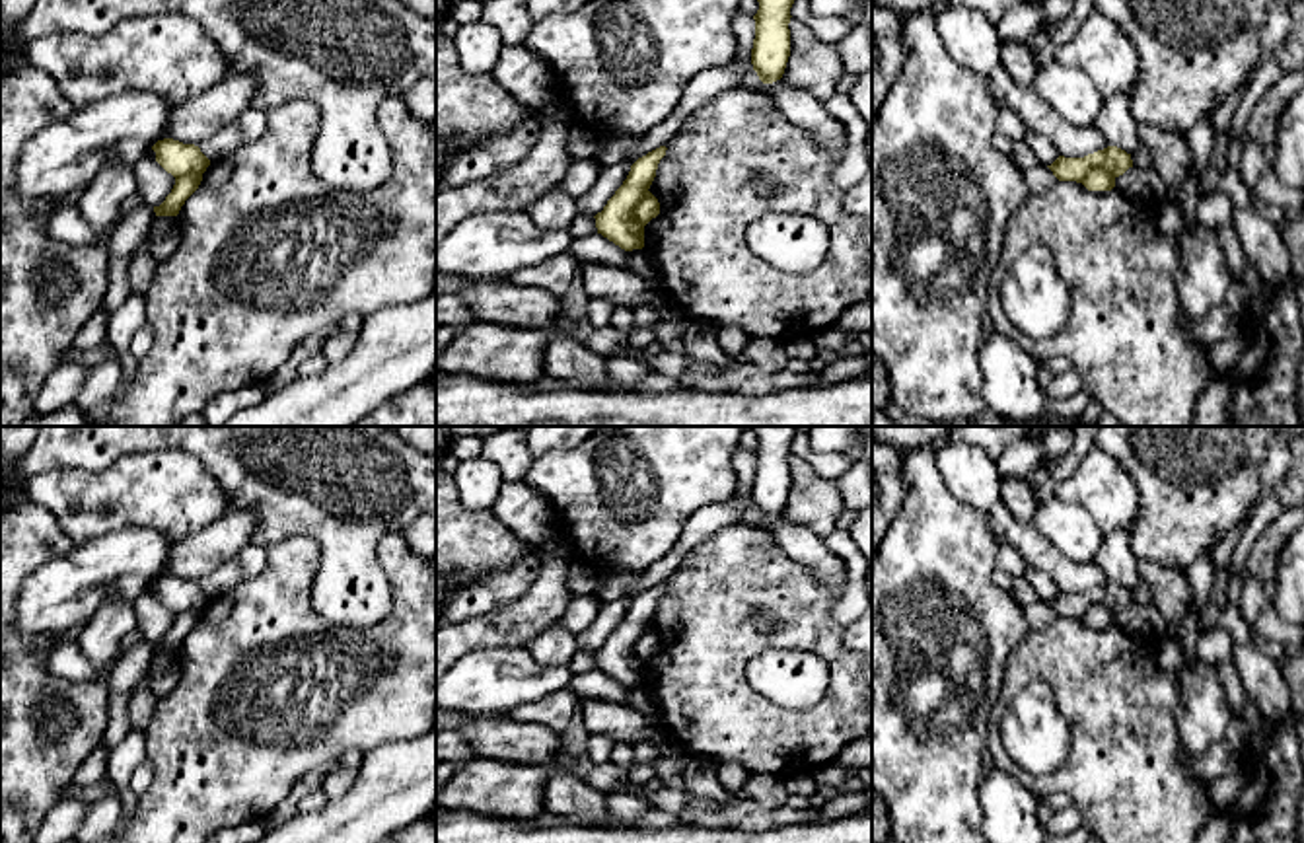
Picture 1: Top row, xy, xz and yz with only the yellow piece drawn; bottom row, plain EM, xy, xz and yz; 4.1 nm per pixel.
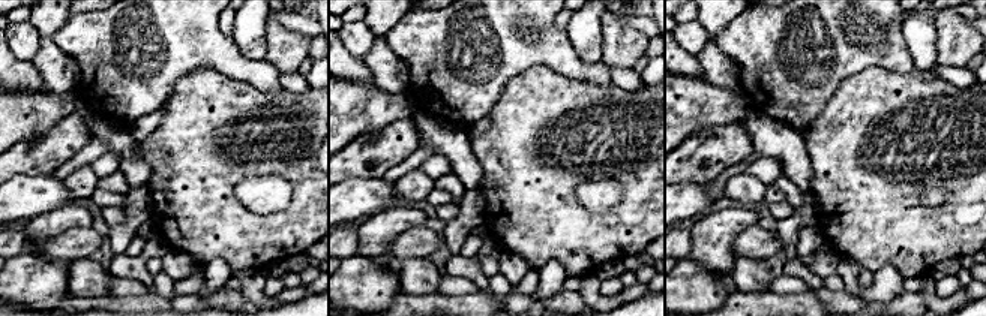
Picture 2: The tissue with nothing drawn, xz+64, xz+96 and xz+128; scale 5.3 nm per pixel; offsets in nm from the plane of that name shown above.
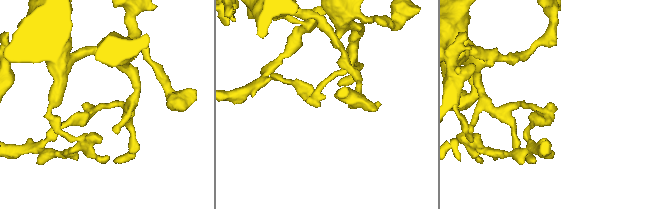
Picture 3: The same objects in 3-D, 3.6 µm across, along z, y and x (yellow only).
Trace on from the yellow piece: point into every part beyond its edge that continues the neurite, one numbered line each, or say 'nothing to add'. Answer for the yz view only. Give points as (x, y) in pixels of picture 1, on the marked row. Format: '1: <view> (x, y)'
nothing to add

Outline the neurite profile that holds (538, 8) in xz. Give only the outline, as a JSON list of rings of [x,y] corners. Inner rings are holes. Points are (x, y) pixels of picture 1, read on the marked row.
[[[527,0],[527,12],[533,21],[539,21],[545,16],[568,14],[586,2],[590,0]]]

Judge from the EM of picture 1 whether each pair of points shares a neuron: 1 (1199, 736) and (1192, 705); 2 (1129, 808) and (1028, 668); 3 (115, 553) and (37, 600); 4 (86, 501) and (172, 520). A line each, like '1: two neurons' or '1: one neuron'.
1: one neuron
2: one neuron
3: one neuron
4: one neuron

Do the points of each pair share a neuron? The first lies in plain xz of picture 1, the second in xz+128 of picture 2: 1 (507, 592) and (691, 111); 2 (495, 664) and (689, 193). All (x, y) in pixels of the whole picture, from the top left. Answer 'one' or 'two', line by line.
1: one
2: one

